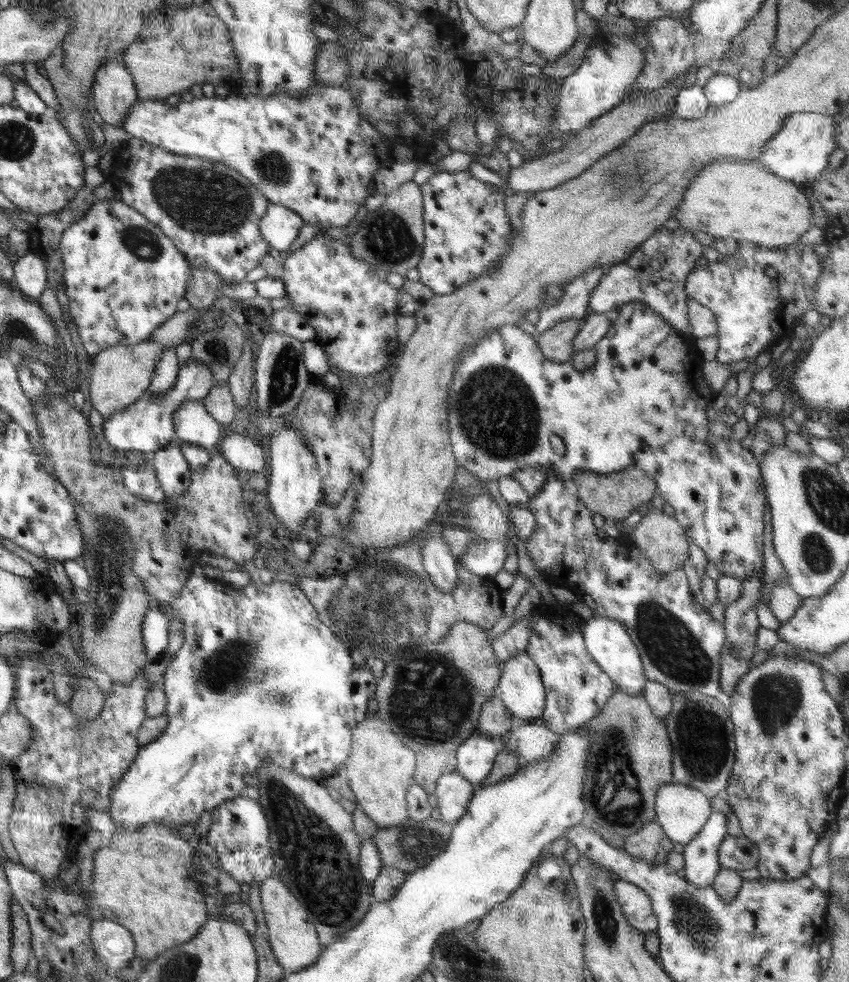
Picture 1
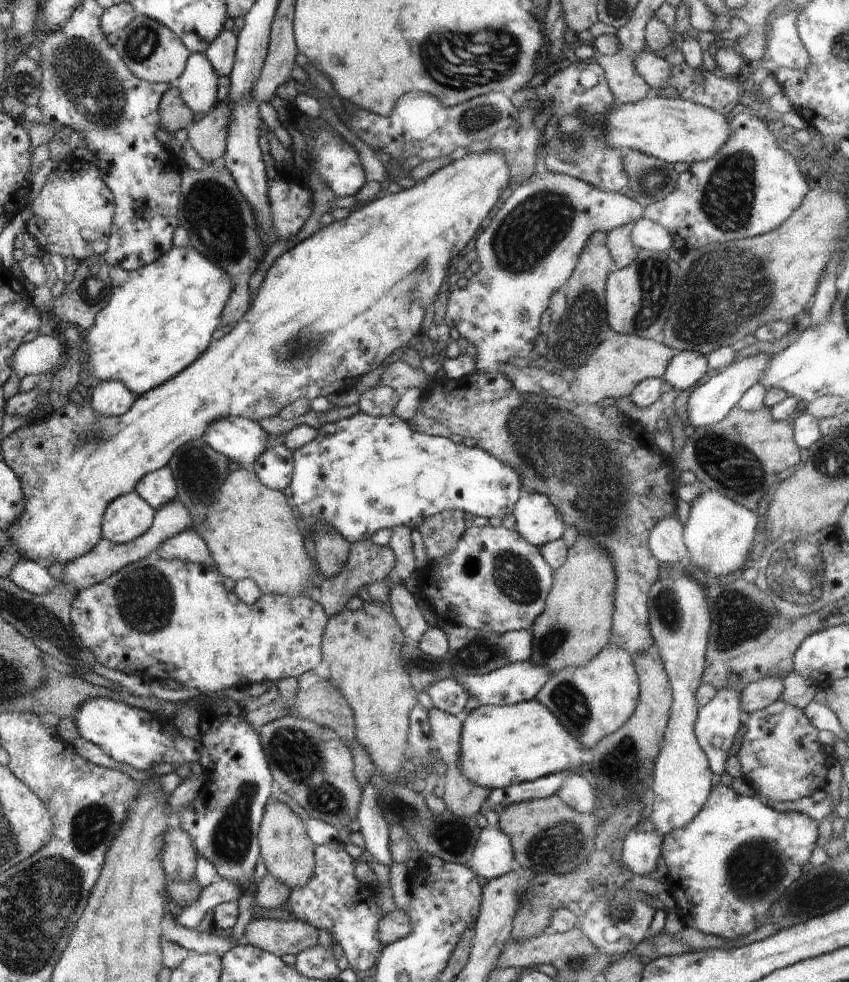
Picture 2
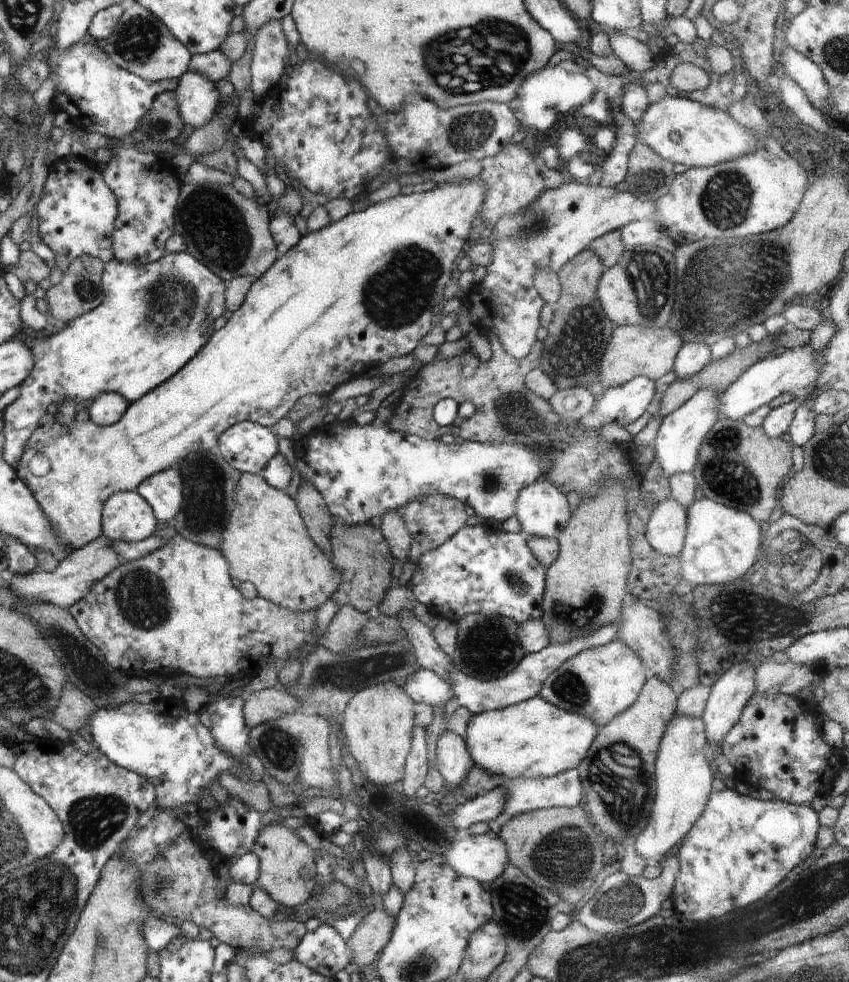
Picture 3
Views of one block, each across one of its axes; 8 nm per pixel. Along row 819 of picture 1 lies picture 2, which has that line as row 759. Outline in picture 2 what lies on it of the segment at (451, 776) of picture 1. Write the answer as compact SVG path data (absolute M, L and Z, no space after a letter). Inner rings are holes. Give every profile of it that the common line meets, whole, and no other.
M432 708L429 711L429 723L433 734L433 746L437 748L439 758L442 758L443 767L456 765L460 758L462 718Z

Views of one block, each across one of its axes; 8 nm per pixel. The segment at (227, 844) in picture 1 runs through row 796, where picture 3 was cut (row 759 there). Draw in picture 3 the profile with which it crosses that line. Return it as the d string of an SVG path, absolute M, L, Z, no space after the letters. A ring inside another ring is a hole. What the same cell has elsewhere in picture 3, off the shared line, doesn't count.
M228 697L206 703L197 713L200 722L210 731L219 749L242 762L252 752L249 732L243 717L242 697Z

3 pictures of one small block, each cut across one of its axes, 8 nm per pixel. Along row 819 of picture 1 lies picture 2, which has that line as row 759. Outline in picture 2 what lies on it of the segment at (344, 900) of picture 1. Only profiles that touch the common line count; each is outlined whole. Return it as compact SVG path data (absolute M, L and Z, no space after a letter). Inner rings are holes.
M286 714L261 726L257 733L276 790L288 794L308 816L338 830L348 828L357 819L361 788L354 778L352 753L334 730L296 714Z

